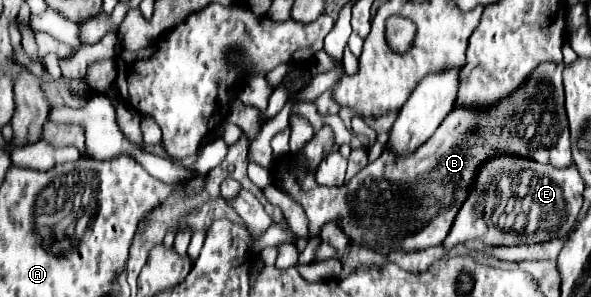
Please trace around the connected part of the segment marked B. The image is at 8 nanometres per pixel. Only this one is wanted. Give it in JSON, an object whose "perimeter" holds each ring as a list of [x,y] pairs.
{"perimeter":[[[544,62],[532,70],[526,82],[500,104],[490,108],[484,106],[482,110],[470,110],[470,106],[452,110],[434,136],[412,154],[394,154],[392,150],[384,150],[378,160],[370,162],[356,178],[350,180],[350,184],[342,188],[324,188],[314,182],[316,164],[335,145],[333,132],[328,126],[324,126],[304,146],[310,172],[286,158],[278,162],[274,178],[278,178],[278,188],[294,198],[306,212],[336,212],[336,218],[328,222],[340,220],[348,238],[360,246],[376,252],[398,250],[398,246],[402,250],[438,246],[448,236],[462,202],[468,198],[478,166],[482,166],[488,158],[494,158],[494,154],[530,158],[554,168],[570,166],[572,154],[564,112],[562,70],[562,62]]]}

